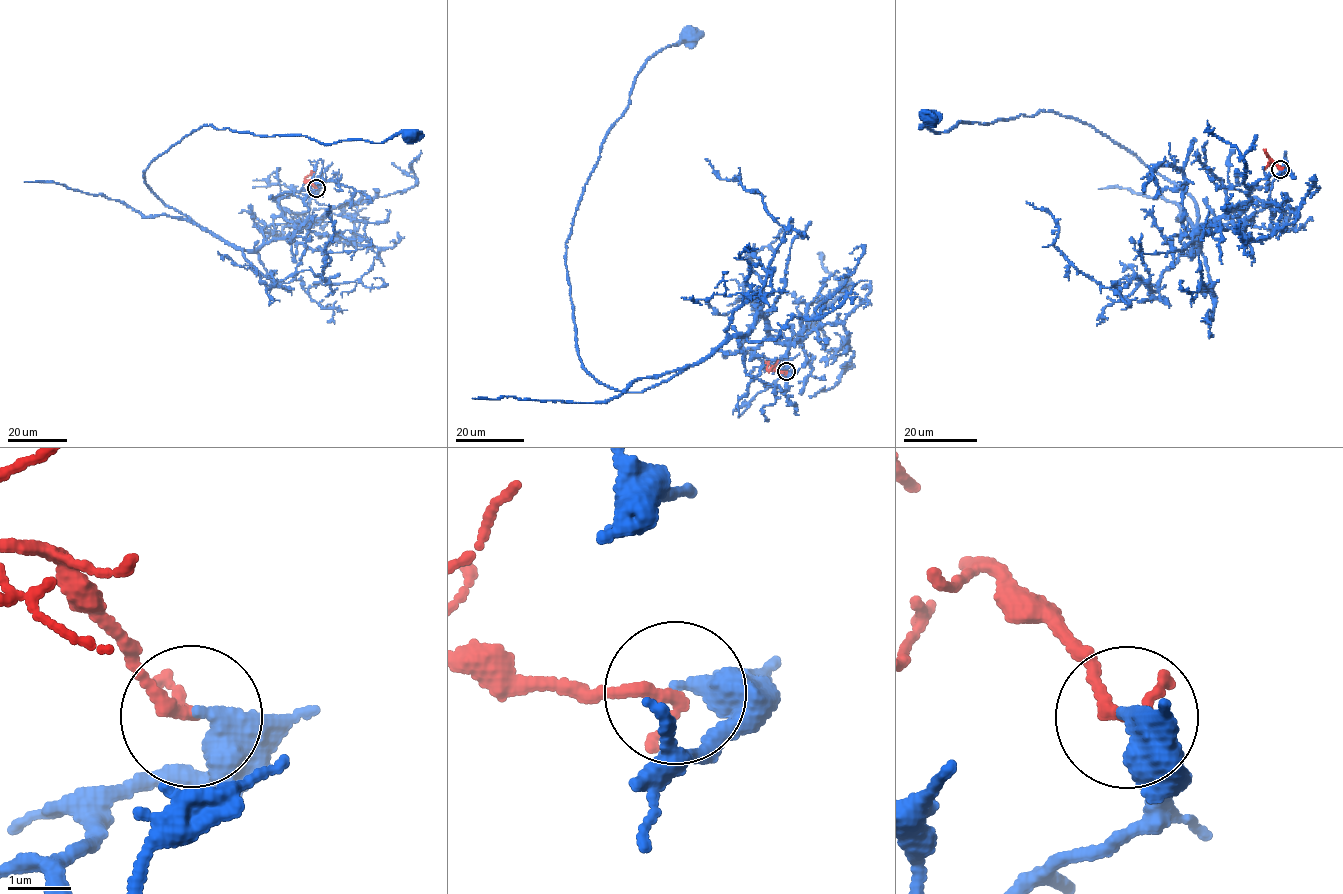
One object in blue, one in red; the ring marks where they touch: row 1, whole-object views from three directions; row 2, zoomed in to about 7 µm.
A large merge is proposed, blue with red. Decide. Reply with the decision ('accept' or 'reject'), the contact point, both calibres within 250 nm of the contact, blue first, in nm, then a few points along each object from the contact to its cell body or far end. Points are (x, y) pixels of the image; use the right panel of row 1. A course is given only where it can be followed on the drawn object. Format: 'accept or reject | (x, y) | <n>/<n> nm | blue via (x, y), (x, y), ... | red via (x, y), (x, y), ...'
reject | (1280, 169) | 400/240 nm | blue via (1280, 169), (1268, 201), (1193, 231), (1188, 254), (1192, 197), (1086, 123), (1040, 110), (933, 132), (928, 118) | red via (1280, 169), (1262, 150)

